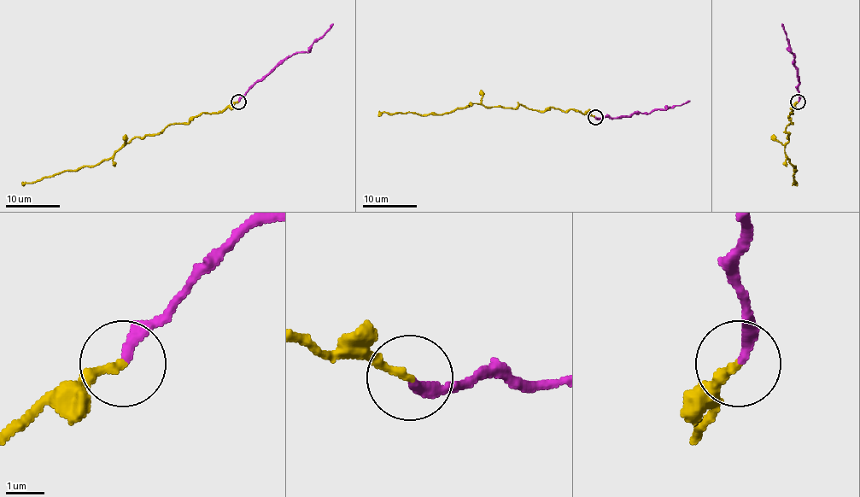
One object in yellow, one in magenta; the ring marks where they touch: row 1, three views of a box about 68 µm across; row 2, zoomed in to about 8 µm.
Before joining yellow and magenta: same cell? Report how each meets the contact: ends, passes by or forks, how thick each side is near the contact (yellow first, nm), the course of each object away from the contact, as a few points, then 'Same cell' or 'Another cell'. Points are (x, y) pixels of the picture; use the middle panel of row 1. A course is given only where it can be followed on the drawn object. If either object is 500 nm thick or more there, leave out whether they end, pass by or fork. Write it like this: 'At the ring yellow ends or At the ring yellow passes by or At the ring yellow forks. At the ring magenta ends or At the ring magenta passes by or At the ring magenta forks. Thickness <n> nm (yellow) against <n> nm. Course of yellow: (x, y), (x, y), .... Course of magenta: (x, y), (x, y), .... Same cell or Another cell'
At the ring yellow ends. At the ring magenta ends. Thickness 200 nm (yellow) against 240 nm. Course of yellow: (594, 116), (577, 109), (471, 103), (446, 114), (383, 113), (378, 116). Course of magenta: (594, 116), (628, 116), (633, 113), (681, 106), (689, 100). Another cell

